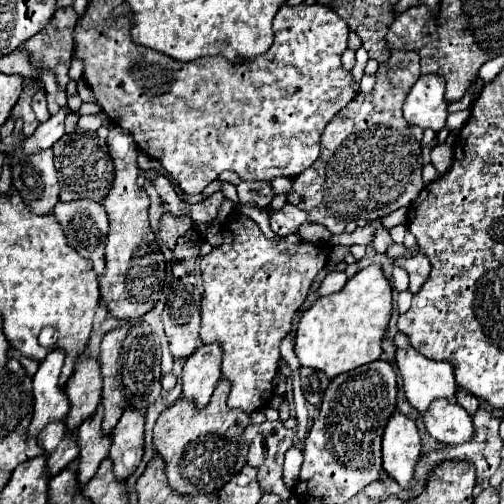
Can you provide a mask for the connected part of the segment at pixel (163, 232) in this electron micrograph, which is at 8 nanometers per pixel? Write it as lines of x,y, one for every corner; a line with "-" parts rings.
164,213
160,219
160,229
158,229
158,239
168,247
174,249
176,241
186,235
186,231
192,227
190,217
174,217
170,213

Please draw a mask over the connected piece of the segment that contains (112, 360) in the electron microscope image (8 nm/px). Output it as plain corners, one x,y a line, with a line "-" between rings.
130,321
122,323
122,327
106,333
100,345
100,373
102,373
102,407
104,407
104,419
102,419
102,433
110,435
116,427
120,415
124,409
132,407
138,411
146,411
150,403
154,403
160,393
160,341
158,335
152,331
152,327
144,321

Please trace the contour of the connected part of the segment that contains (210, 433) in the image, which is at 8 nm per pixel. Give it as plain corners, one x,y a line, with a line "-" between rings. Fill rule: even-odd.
220,381
202,411
194,411
194,405
180,397
160,413
154,425
154,453
164,457
168,485
180,495
216,493
246,465
248,447
242,443
242,431
250,423
250,415
226,407
228,391
230,383

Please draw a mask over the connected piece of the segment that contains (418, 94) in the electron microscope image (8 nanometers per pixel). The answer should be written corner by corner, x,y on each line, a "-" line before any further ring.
422,74
414,86
411,88
403,107
403,117
412,123
412,125
418,125
422,129
430,127
434,131
440,131
446,123
446,117
448,117
448,111
446,111
448,103
444,99
444,81
440,79
440,75
436,74

